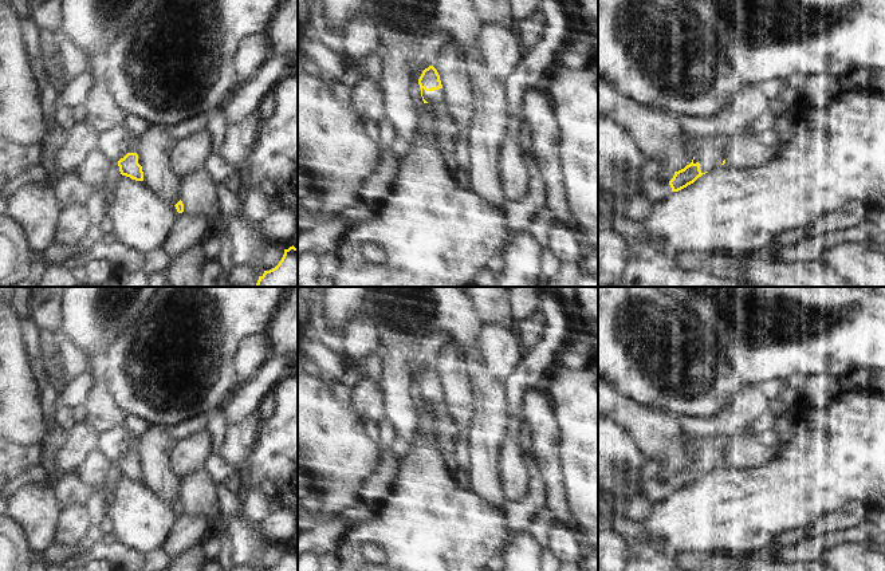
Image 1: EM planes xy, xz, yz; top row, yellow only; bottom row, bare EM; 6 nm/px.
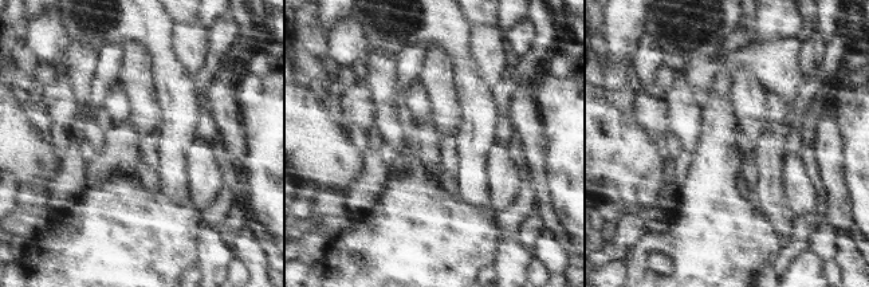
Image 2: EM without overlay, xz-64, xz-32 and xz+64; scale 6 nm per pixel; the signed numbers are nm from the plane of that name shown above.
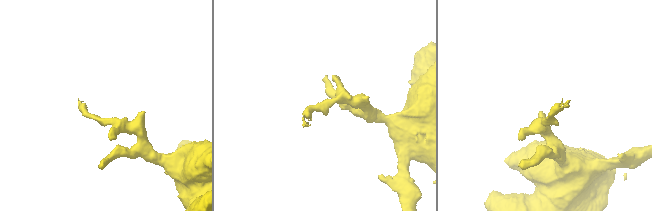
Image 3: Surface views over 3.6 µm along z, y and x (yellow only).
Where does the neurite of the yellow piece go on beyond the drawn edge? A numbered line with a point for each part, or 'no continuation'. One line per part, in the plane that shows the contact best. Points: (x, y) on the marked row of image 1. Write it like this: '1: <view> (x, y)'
1: xz (437, 97)

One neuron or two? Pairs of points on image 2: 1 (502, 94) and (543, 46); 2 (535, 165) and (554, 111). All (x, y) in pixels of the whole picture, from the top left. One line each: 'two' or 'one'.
1: one
2: two

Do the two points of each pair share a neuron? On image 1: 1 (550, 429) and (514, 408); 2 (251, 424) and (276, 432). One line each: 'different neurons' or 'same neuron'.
1: different neurons
2: different neurons

